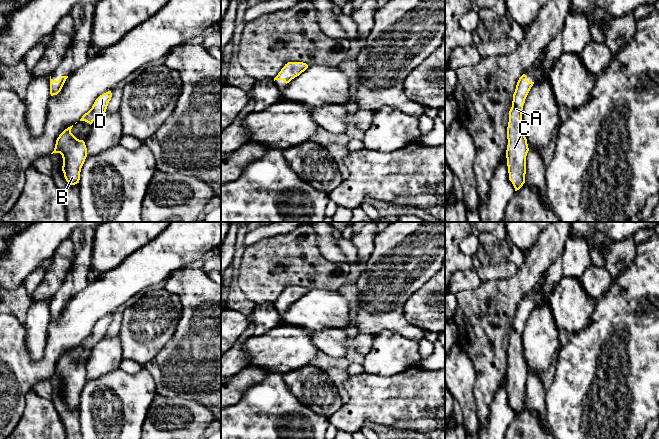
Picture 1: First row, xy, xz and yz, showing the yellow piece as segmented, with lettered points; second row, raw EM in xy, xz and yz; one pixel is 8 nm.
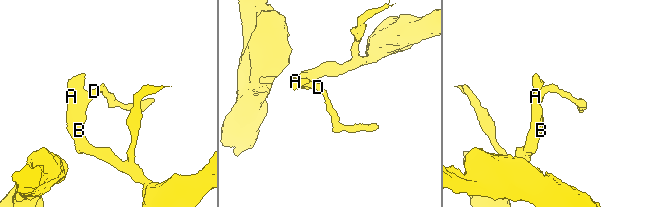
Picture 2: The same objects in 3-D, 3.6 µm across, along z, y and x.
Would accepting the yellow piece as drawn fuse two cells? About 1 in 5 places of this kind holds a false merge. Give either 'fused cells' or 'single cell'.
single cell

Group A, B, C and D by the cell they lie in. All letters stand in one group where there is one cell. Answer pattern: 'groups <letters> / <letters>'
groups A B C D

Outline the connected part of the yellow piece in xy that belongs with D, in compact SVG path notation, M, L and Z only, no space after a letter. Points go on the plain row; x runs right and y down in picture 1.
M108 315L100 319L94 326L92 332L85 337L80 345L85 345L90 349L96 344L99 340L106 336L109 325L111 324L112 317Z

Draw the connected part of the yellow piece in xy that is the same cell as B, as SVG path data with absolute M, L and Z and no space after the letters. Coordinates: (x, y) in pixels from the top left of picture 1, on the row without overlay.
M73 349L65 353L57 362L54 375L63 382L62 395L66 405L75 409L79 407L81 392L87 381L87 372L83 364L77 363L72 357Z

